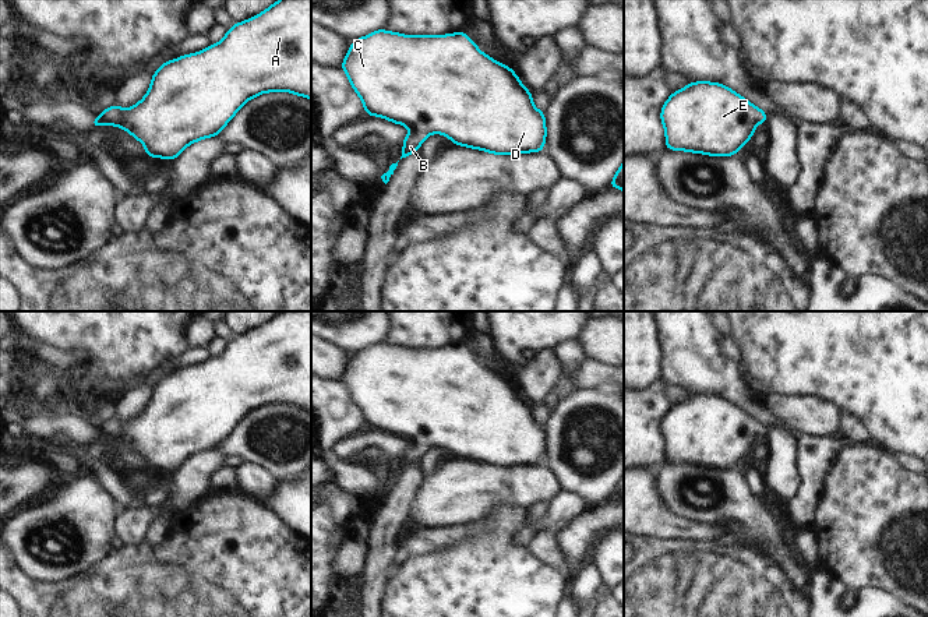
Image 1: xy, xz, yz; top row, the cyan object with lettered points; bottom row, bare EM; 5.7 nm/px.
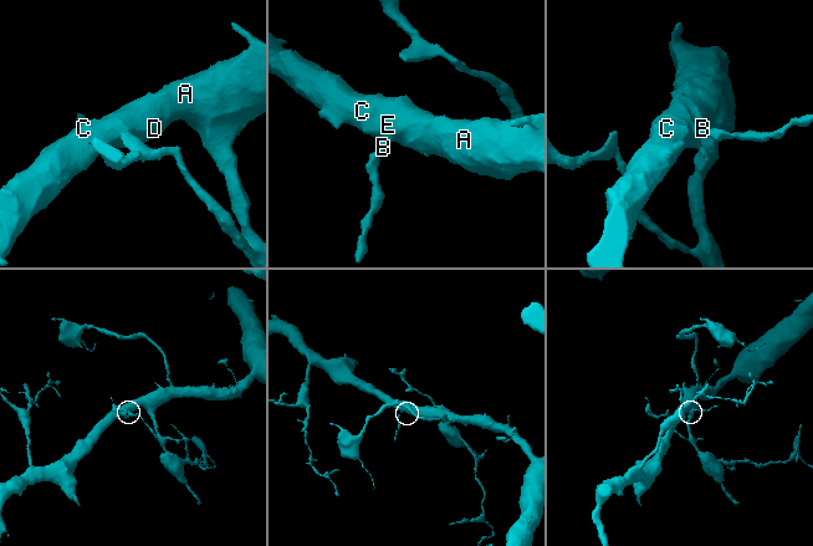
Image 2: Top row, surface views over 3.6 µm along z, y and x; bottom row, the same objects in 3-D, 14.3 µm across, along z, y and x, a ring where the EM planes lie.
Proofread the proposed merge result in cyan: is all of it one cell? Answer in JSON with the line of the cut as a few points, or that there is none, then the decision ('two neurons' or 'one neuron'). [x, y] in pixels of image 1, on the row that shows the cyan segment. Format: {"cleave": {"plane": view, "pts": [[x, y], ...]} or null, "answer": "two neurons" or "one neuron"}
{"cleave": null, "answer": "one neuron"}

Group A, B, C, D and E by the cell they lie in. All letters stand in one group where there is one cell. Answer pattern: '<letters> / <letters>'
A B C D E

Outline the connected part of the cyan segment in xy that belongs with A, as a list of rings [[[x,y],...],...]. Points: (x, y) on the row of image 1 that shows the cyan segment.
[[[276,0],[258,15],[229,28],[216,45],[163,63],[154,73],[148,94],[137,105],[124,110],[114,103],[91,121],[96,128],[105,123],[127,130],[144,144],[145,156],[174,161],[191,142],[219,135],[247,101],[278,91],[311,99],[311,0]]]

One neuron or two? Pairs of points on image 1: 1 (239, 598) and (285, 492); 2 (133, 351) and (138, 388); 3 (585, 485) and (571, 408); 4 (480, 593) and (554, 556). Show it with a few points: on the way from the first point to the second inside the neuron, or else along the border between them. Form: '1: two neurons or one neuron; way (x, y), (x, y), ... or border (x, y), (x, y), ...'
1: two neurons; border (258, 503), (268, 507), (296, 533)
2: two neurons; border (165, 362), (134, 380)
3: one neuron; way (585, 465), (585, 427)
4: two neurons; border (526, 546), (535, 557), (561, 575)

